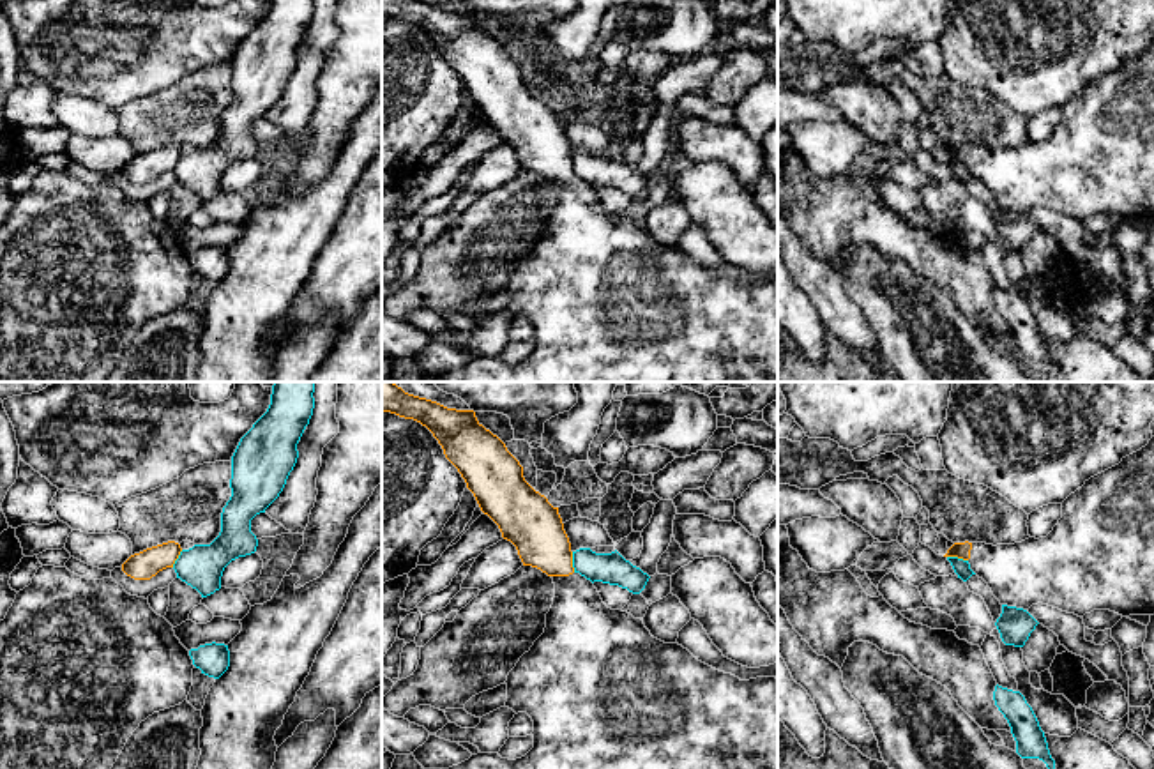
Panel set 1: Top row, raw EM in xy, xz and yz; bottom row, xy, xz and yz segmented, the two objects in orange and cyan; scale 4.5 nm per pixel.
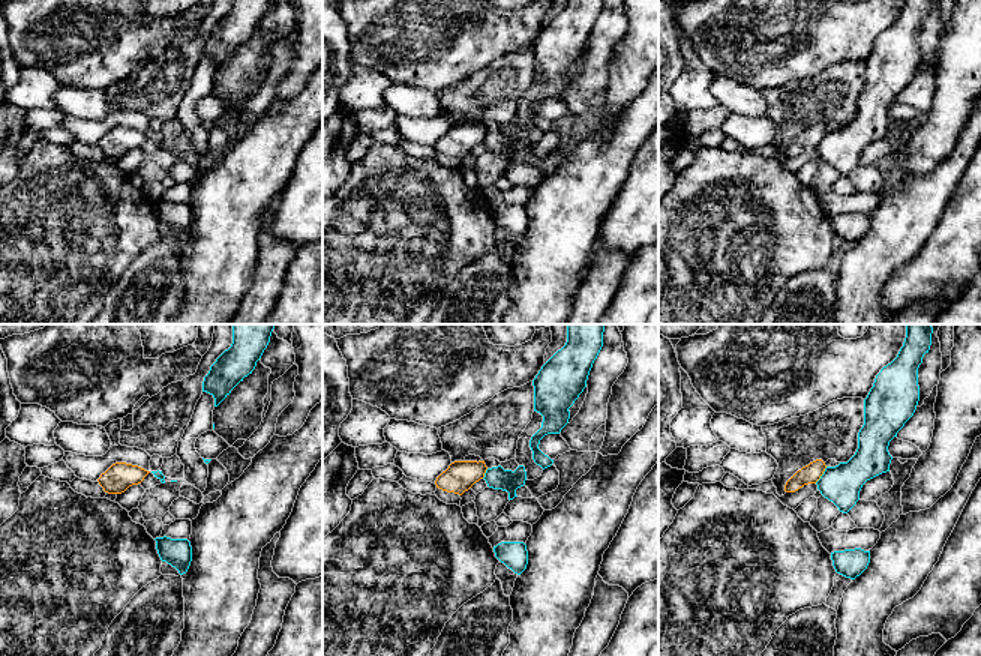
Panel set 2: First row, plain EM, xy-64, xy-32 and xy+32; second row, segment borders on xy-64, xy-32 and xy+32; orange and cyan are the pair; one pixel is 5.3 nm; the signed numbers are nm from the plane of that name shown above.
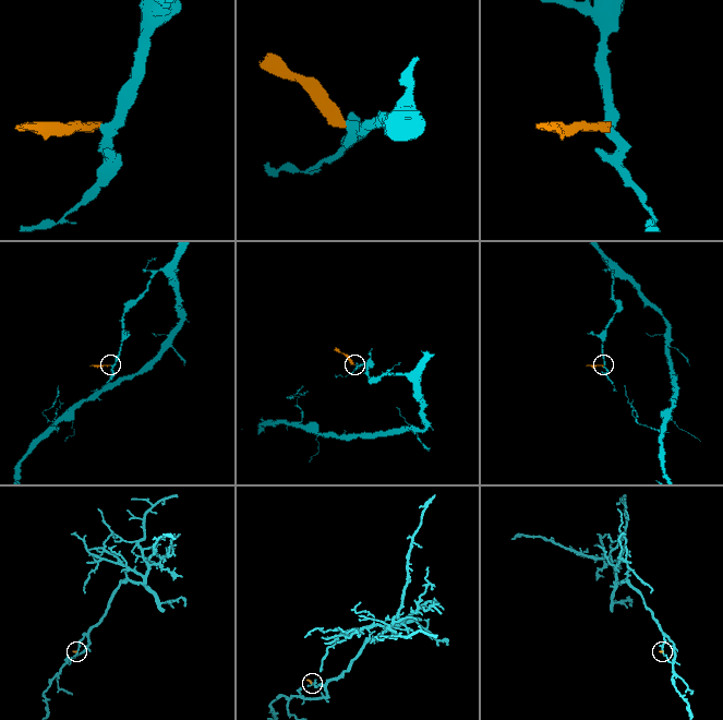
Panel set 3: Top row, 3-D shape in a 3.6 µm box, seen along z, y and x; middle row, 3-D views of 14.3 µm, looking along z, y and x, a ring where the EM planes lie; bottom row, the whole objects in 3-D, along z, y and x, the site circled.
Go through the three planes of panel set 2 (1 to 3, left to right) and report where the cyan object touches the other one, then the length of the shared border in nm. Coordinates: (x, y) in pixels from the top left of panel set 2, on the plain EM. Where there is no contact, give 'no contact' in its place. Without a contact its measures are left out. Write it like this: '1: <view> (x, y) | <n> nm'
1: no contact
2: xy-32 (485, 135) | 70 nm
3: xy+32 (822, 137) | 110 nm

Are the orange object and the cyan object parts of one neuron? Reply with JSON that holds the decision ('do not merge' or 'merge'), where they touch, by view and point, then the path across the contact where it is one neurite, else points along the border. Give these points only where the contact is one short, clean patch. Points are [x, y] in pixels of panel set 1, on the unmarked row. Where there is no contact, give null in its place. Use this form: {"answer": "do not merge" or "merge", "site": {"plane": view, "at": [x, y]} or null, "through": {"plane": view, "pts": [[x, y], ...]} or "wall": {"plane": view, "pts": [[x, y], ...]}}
{"answer": "do not merge", "site": {"plane": "xz", "at": [571, 167]}, "wall": {"plane": "xz", "pts": [[571, 156], [575, 175]]}}

